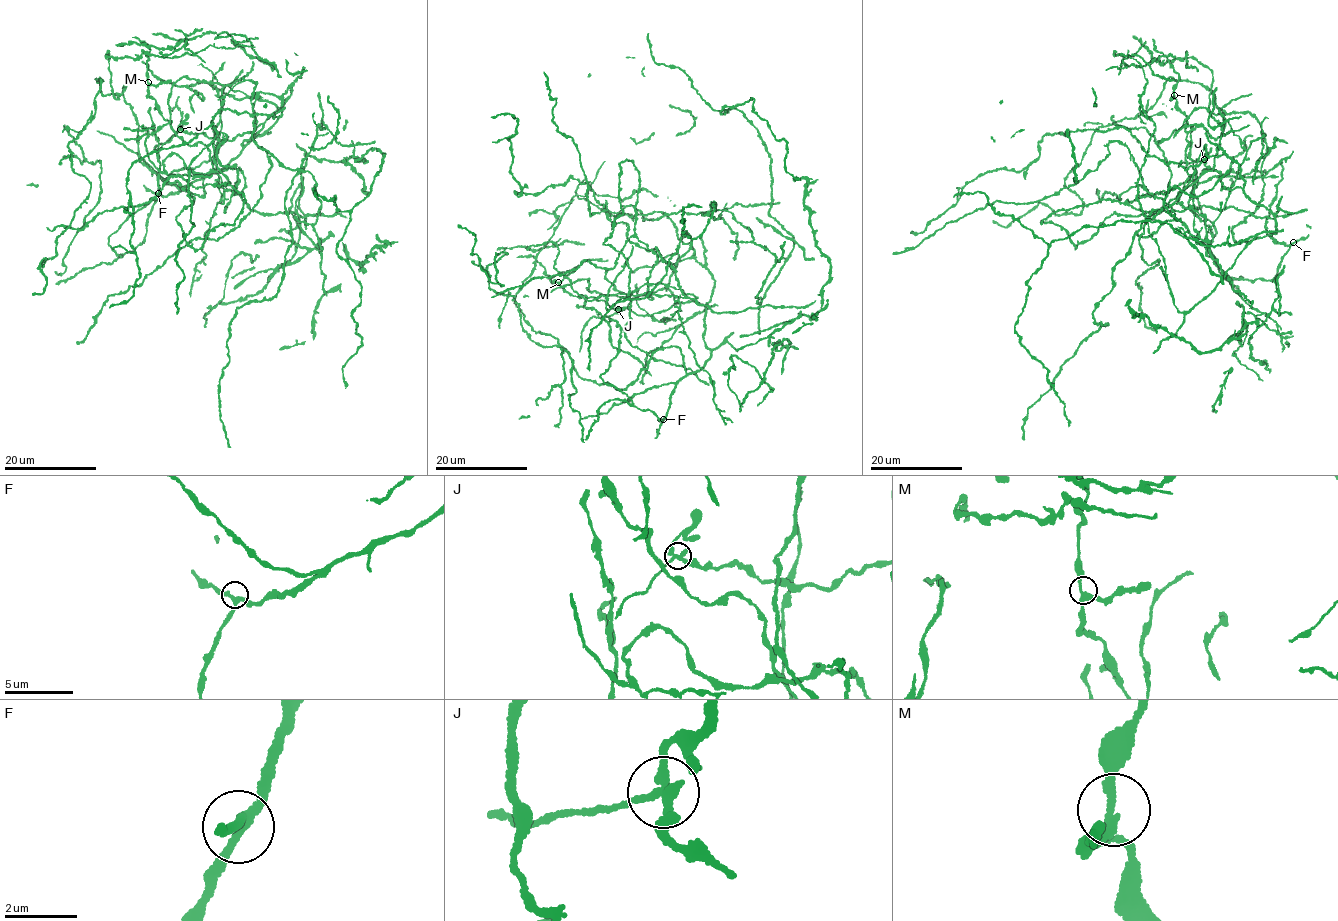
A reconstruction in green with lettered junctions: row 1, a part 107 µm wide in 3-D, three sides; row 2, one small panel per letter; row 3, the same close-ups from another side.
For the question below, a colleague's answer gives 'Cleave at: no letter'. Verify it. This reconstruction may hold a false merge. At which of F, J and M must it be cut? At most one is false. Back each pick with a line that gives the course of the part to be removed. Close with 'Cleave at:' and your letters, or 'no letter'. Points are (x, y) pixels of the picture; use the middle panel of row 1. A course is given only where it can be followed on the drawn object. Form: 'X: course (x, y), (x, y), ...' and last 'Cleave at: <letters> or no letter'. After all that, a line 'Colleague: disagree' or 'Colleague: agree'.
J: course (618, 309), (595, 299)
Cleave at: J
Colleague: disagree

